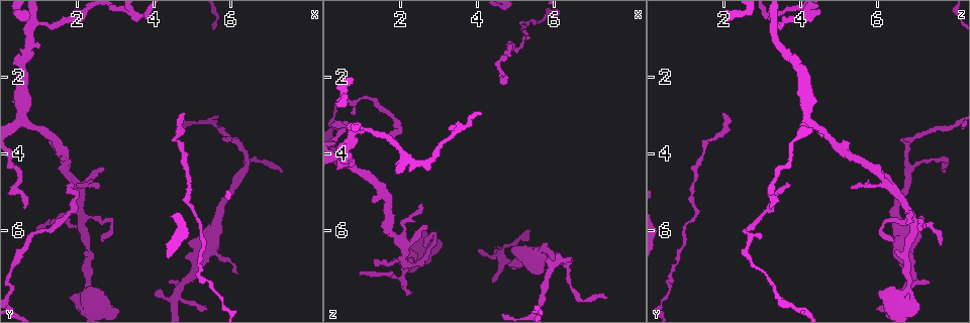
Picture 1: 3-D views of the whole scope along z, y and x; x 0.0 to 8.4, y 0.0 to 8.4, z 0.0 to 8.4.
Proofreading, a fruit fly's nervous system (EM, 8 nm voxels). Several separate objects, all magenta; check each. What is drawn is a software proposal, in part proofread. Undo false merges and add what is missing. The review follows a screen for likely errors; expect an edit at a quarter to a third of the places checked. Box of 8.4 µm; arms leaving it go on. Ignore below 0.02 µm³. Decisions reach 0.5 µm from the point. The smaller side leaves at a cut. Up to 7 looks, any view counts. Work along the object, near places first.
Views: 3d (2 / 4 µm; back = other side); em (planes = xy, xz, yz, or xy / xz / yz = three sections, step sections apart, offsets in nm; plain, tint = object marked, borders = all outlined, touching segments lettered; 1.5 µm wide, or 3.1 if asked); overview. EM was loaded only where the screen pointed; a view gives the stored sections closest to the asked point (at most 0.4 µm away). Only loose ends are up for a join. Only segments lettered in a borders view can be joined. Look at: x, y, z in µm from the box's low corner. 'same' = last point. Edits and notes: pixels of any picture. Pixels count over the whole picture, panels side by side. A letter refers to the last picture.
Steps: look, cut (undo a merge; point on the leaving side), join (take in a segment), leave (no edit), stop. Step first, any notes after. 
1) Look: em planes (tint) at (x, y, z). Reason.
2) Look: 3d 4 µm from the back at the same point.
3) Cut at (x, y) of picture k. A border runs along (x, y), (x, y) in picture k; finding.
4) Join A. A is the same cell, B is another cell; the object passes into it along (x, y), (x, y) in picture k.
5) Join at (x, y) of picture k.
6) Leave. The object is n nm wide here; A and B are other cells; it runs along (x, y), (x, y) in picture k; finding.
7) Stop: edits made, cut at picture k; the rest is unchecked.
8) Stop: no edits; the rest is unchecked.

Look: 3d 2 µm at (2.30, 6.35, 7.60). Tapers out.

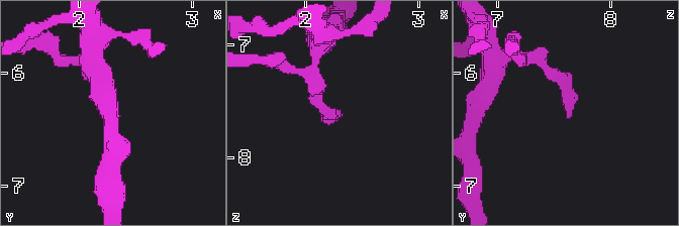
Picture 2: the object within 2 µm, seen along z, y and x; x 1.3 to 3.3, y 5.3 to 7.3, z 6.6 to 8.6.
Look: em xz step 8 (tint) at (2.28, 6.36, 7.66).

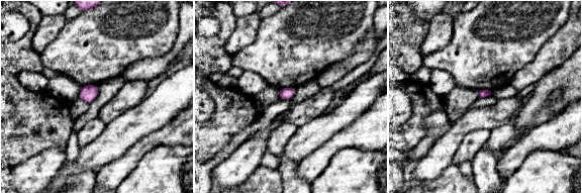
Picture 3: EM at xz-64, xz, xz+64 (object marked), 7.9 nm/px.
Look: em planes (borders) at the same point. Another direction.

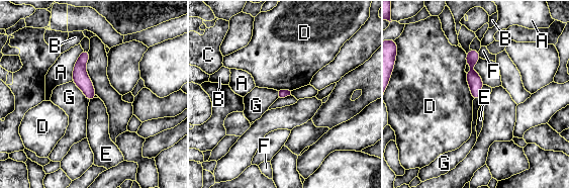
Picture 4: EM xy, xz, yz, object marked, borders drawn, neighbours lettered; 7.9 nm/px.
Leave. A, B, C, D, E, F and G are other cells; no lettered segment goes on from it.

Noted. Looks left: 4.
Look: 3d 2 µm from the back at (5.05, 7.05, 6.95). Calibre changes.

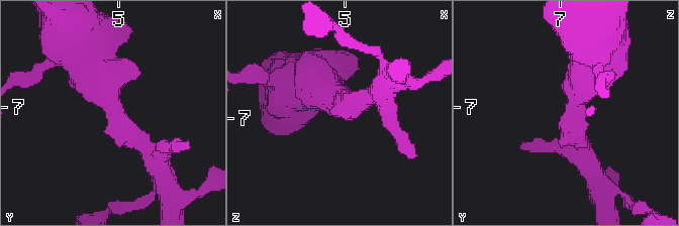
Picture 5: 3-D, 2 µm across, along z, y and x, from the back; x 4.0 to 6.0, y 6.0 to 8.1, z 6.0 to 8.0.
Look: em xz step 4 (tint) at (5.02, 7.08, 6.88).

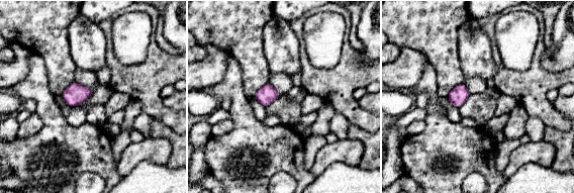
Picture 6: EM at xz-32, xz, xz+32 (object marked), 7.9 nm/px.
Look: em xz step 4 (borders) at the same point.

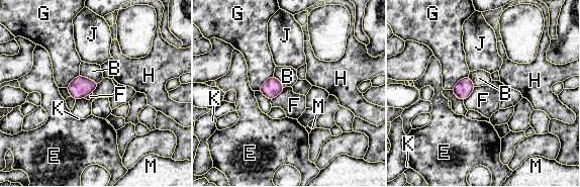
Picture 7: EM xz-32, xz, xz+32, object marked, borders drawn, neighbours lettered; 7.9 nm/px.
Leave. The longest contact is with G, 180 nm; B, E, F, G, H, J, K and M are other cells; a border runs along (286, 87), (271, 101) in picture 7; continuous, no second neuron.

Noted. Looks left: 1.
Stop: no edits; the rest is unchecked.

